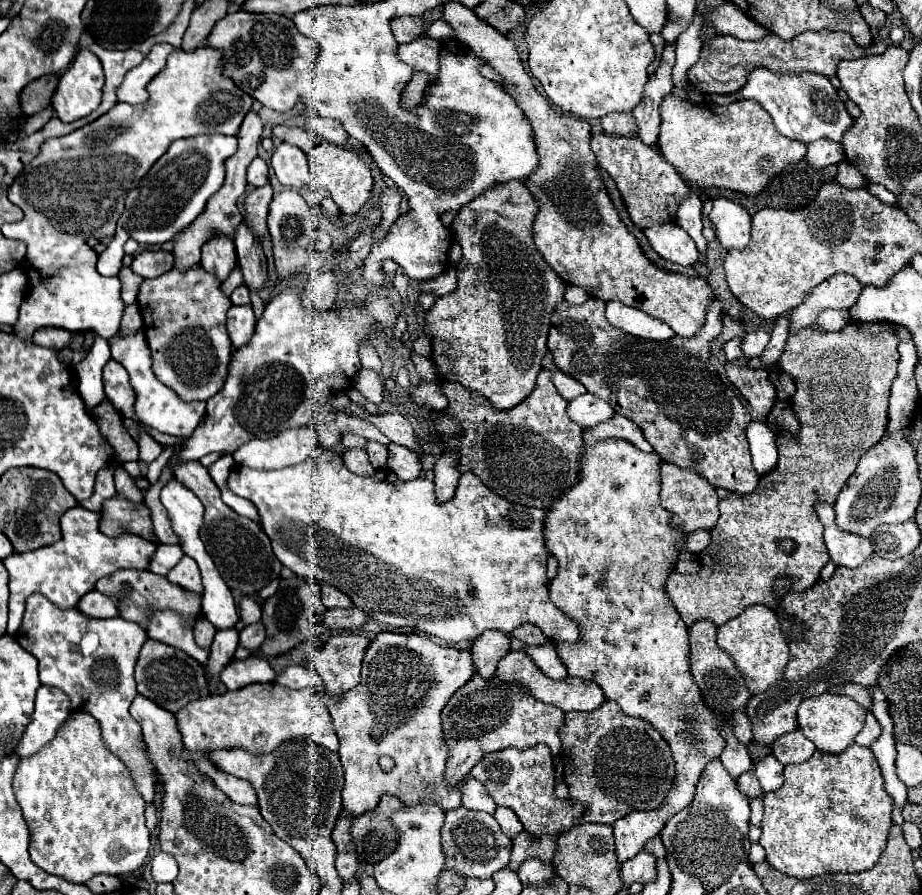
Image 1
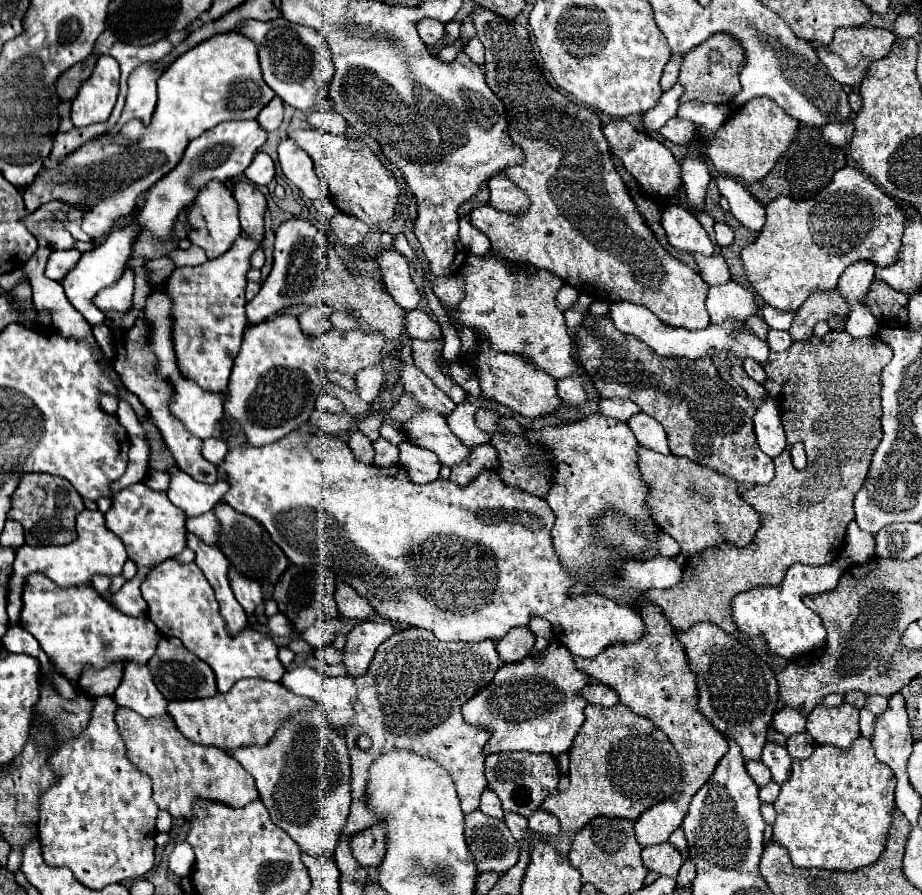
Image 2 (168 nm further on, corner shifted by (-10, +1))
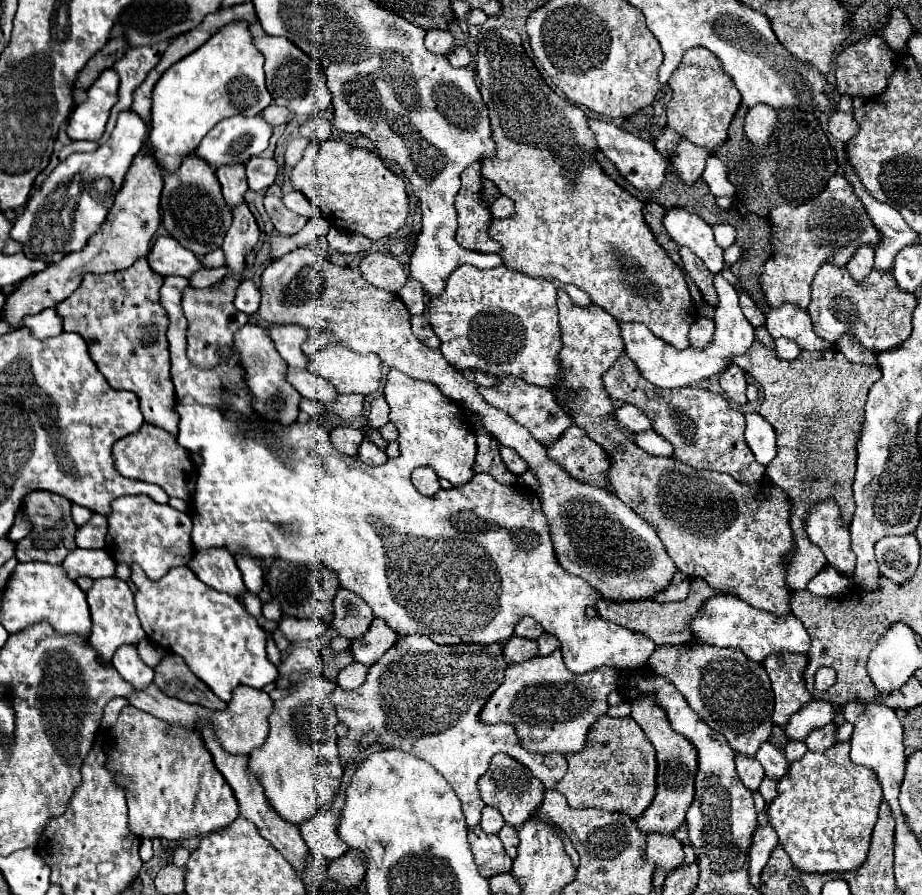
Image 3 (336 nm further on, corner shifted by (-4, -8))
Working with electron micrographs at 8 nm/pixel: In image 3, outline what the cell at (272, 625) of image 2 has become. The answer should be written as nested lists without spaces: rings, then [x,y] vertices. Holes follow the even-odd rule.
[[[283,616],[279,622],[279,630],[289,642],[305,642],[315,636],[321,636],[327,626],[321,620],[297,620]]]

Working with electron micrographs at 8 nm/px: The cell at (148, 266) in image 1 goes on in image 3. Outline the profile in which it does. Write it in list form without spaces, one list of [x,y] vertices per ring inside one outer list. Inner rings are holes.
[[[213,250],[213,252],[205,254],[205,256],[201,258],[201,262],[205,262],[205,268],[219,268],[219,266],[225,266],[223,250]]]

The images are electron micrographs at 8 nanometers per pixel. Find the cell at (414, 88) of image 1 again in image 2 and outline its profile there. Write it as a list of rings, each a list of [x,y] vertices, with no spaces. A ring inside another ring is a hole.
[[[457,39],[449,46],[446,46],[443,48],[437,56],[439,59],[441,59],[443,62],[451,62],[453,61],[457,55],[464,50],[464,44],[460,39]]]

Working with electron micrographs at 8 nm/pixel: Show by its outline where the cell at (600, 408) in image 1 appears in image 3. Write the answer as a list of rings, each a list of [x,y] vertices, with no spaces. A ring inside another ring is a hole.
[[[623,404],[615,410],[615,422],[623,428],[627,428],[629,432],[641,432],[641,430],[649,430],[651,422],[649,418],[635,406],[631,404]]]

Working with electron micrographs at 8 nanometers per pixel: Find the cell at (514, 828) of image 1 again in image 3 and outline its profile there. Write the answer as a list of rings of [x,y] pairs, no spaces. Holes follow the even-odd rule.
[[[505,824],[499,832],[499,838],[505,846],[505,852],[511,856],[511,858],[517,858],[517,846],[519,846],[519,836],[517,836],[517,830],[509,824]]]

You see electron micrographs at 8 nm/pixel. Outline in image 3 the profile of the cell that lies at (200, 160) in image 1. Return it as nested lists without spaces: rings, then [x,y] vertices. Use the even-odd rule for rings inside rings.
[[[231,116],[231,118],[221,120],[217,126],[213,126],[209,130],[209,134],[197,146],[195,154],[197,154],[197,158],[203,158],[209,166],[213,166],[213,170],[217,170],[221,166],[245,164],[249,158],[259,156],[267,148],[269,138],[271,138],[271,126],[261,116],[253,116],[253,118]]]

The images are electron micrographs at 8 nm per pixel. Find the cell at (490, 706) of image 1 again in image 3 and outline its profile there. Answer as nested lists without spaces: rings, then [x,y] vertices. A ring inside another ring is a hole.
[[[555,650],[549,656],[537,656],[521,664],[507,666],[505,680],[491,694],[479,718],[485,724],[515,720],[519,744],[527,752],[559,752],[563,756],[579,752],[585,746],[589,726],[597,716],[607,712],[607,694],[617,688],[617,676],[615,668],[597,668],[587,674],[573,674],[563,664],[561,650]]]

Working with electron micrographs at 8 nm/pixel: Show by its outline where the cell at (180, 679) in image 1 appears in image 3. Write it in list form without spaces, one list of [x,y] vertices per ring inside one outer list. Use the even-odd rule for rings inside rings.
[[[165,654],[161,658],[161,662],[155,666],[153,684],[157,684],[171,698],[177,698],[189,704],[199,704],[211,710],[223,710],[227,706],[211,692],[211,688],[203,680],[199,680],[187,668],[185,660],[181,660],[177,654]]]

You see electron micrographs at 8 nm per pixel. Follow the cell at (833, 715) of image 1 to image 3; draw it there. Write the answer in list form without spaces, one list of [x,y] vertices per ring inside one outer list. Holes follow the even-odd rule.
[[[827,724],[823,728],[817,728],[813,730],[807,738],[805,738],[805,744],[809,750],[813,752],[825,752],[829,750],[831,746],[837,744],[837,724]]]

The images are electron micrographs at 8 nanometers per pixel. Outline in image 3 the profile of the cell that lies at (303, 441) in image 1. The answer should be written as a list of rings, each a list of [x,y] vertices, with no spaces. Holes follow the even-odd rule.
[[[289,368],[287,372],[287,380],[299,388],[299,392],[305,398],[311,400],[319,400],[325,404],[333,404],[337,400],[337,390],[333,388],[333,384],[329,384],[327,380],[323,380],[319,374],[313,374],[309,370],[297,370],[297,368]]]

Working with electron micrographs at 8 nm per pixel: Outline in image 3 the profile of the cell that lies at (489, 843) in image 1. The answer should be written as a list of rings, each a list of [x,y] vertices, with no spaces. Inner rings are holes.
[[[481,826],[469,828],[469,844],[475,856],[475,864],[485,878],[511,870],[513,860],[503,850],[503,842],[497,834],[485,834]]]

